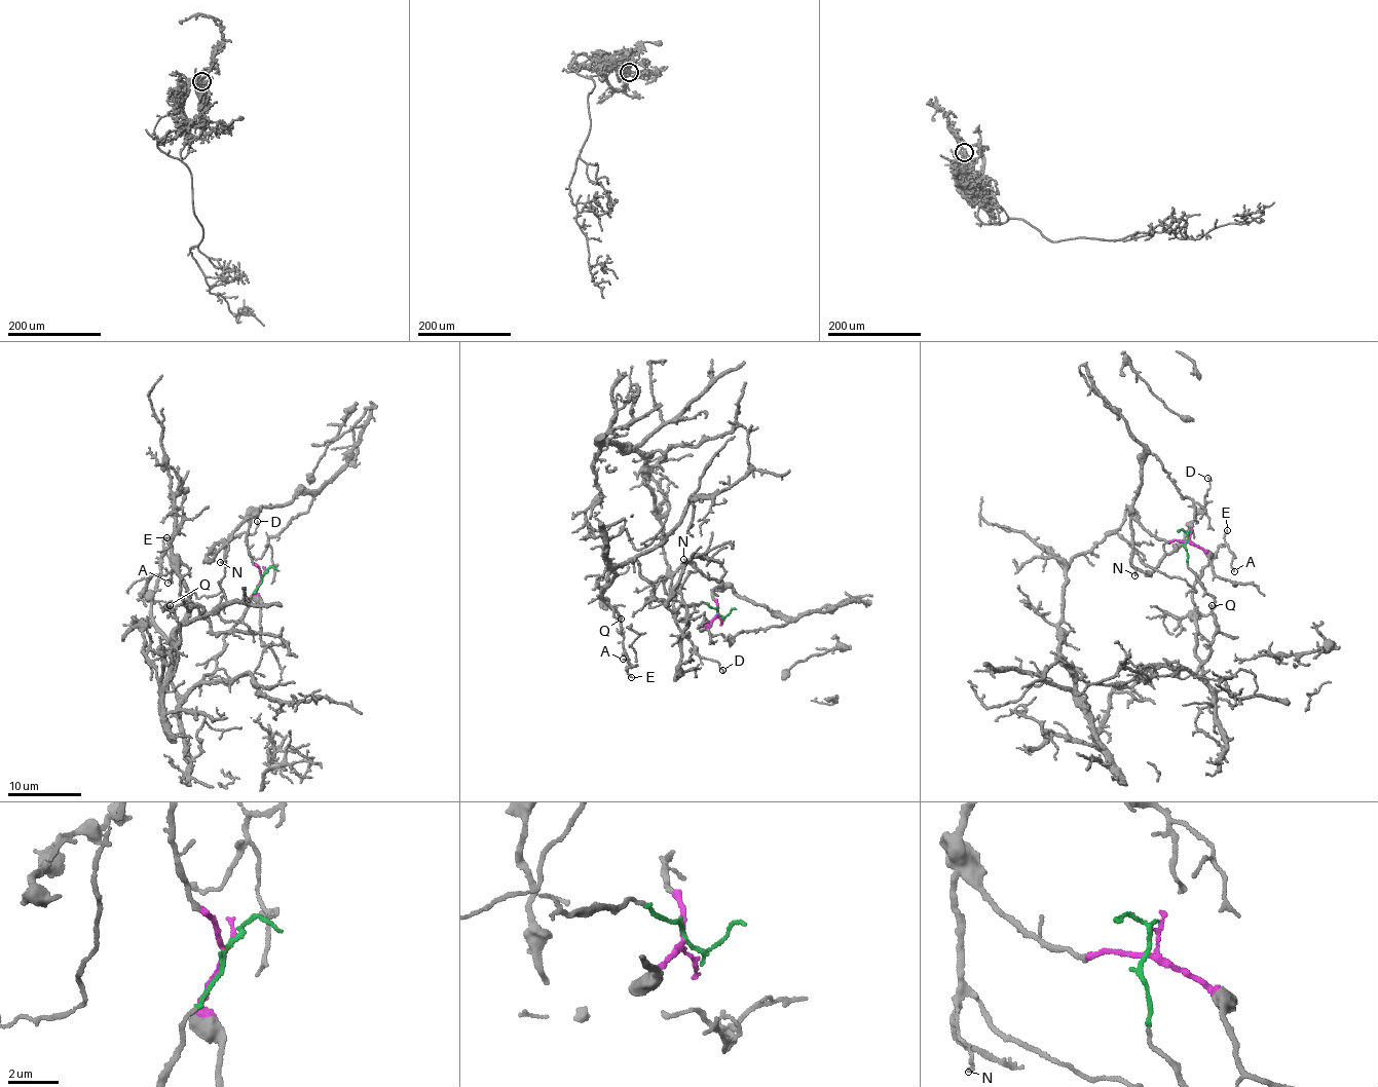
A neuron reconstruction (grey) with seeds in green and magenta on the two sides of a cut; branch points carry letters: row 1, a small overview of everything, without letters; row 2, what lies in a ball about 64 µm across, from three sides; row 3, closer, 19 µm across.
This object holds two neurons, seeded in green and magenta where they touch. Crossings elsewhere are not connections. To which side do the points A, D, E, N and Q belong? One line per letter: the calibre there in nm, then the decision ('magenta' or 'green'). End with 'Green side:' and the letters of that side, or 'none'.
A: 110 nm | green
D: 110 nm | magenta
E: 130 nm | green
N: 120 nm | magenta
Q: 140 nm | green
Green side: A, E, Q

